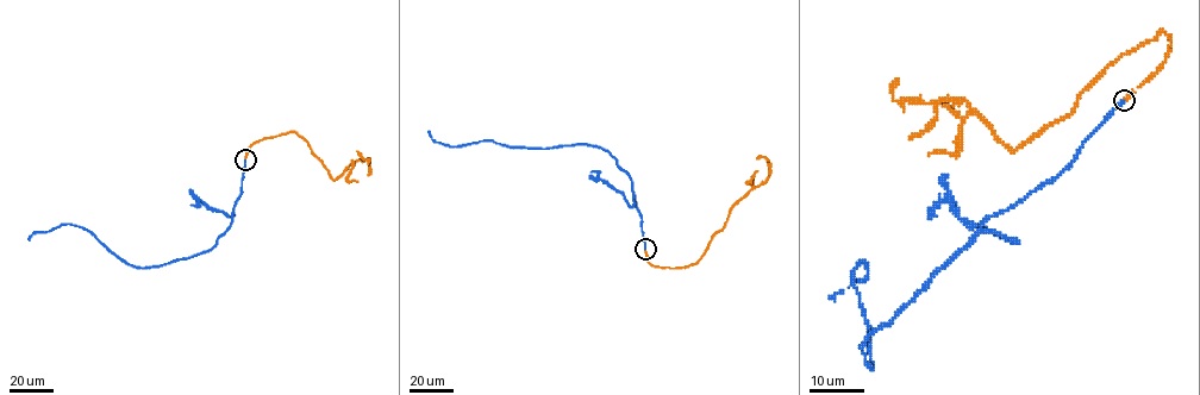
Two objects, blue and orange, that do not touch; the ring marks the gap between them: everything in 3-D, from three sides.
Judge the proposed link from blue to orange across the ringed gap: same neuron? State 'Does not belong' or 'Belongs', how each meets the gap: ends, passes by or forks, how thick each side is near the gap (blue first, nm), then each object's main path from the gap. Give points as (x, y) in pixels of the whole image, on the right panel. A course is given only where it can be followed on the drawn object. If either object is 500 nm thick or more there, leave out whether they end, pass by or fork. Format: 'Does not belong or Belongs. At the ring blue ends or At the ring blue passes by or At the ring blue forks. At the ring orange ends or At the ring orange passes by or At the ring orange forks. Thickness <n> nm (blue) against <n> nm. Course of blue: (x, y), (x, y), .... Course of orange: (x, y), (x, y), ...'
Belongs. At the ring blue ends. At the ring orange ends. Thickness 200 nm (blue) against 240 nm. Course of blue: (1123, 101), (867, 338), (873, 369), (851, 280), (867, 267), (829, 298). Course of orange: (1124, 98), (1164, 61), (1164, 32), (1118, 57), (1069, 113), (1017, 149), (964, 101), (895, 101), (899, 77)

